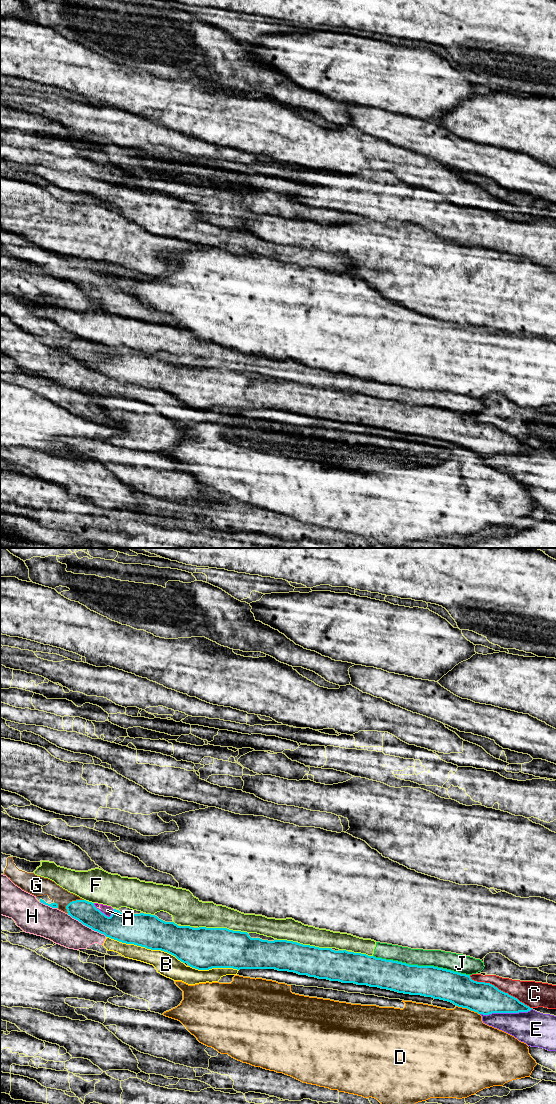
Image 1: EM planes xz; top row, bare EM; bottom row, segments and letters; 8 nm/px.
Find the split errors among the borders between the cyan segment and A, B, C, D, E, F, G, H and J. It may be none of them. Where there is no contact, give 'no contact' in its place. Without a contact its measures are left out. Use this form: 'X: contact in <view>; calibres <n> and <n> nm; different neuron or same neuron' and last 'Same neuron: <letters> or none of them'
A: contact in xz; calibres 240 and 80 nm; different neuron
B: contact in xz; calibres 260 and 180 nm; different neuron
C: contact in xz; calibres 260 and 200 nm; different neuron
D: contact in xz; calibres 260 and 460 nm; different neuron
E: contact in xz; calibres 260 and 260 nm; different neuron
F: contact in xz; calibres 340 and 220 nm; different neuron
G: contact in xz; calibres 180 and 140 nm; different neuron
H: contact in xz; calibres 220 and 260 nm; different neuron
J: contact in xz; calibres 260 and 140 nm; different neuron
Same neuron: none of them

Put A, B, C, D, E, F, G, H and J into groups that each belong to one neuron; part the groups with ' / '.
A G / B H / C / D / E / F J

